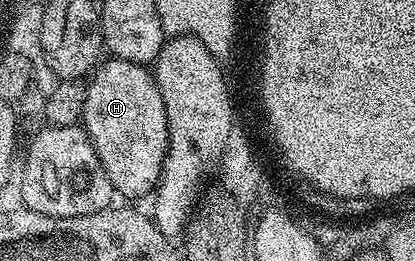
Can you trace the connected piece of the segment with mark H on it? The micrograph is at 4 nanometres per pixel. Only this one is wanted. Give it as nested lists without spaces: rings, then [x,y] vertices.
[[[109,58],[92,73],[91,79],[93,81],[89,80],[85,89],[85,109],[81,120],[89,140],[95,146],[95,154],[118,197],[148,197],[157,187],[161,166],[165,161],[165,151],[169,148],[167,110],[163,106],[163,94],[159,94],[157,77],[146,65]]]

